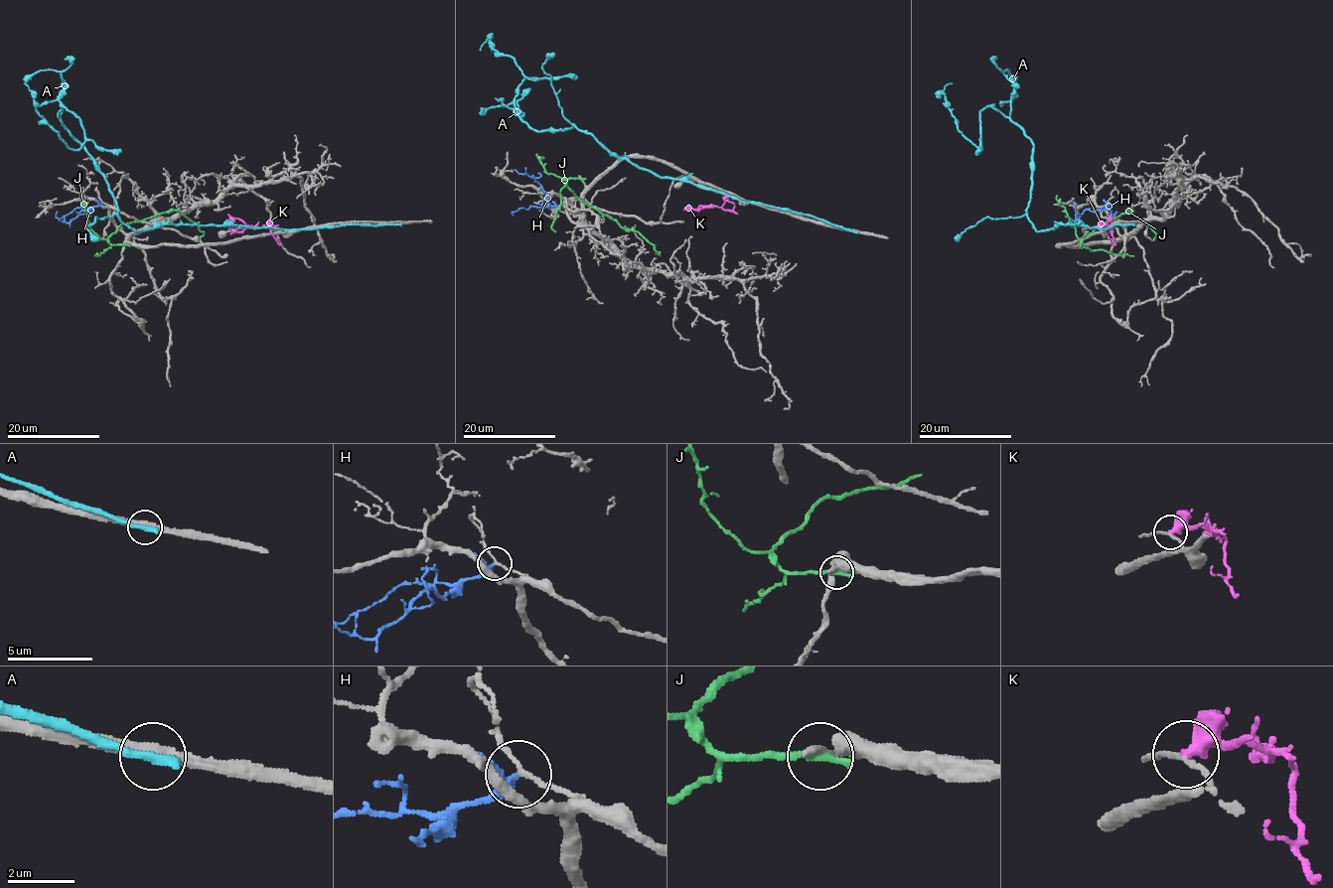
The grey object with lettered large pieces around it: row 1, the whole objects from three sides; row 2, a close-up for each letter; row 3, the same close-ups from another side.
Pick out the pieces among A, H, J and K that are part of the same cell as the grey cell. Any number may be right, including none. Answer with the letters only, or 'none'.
H

